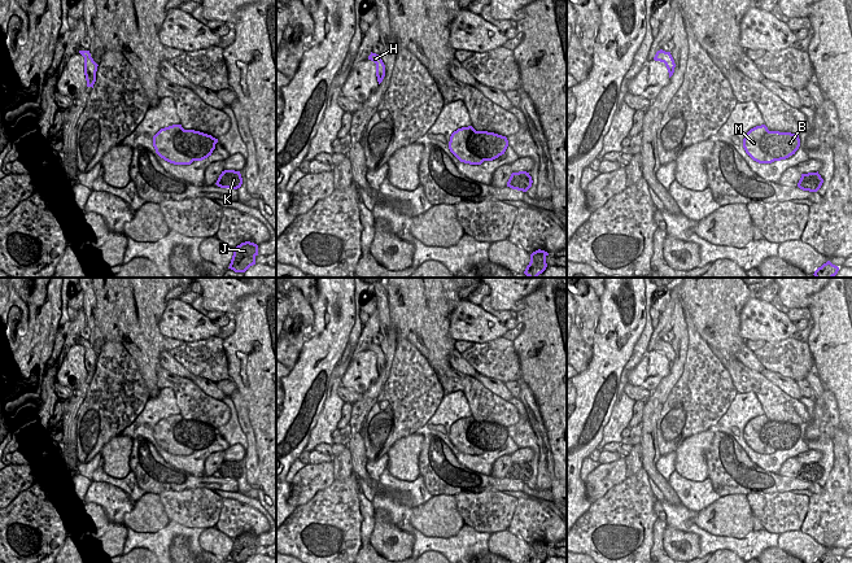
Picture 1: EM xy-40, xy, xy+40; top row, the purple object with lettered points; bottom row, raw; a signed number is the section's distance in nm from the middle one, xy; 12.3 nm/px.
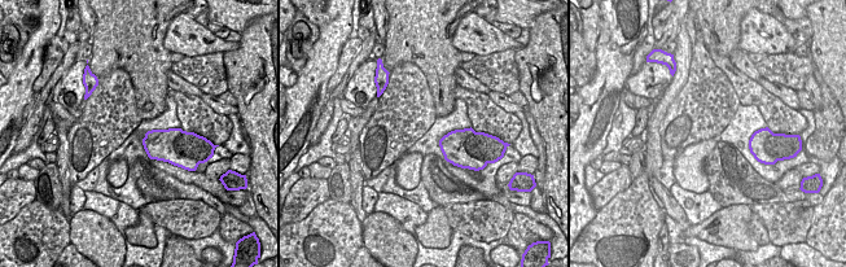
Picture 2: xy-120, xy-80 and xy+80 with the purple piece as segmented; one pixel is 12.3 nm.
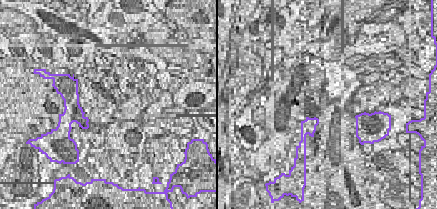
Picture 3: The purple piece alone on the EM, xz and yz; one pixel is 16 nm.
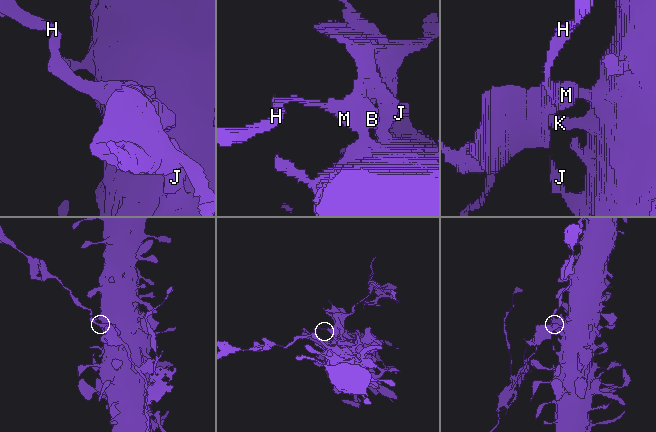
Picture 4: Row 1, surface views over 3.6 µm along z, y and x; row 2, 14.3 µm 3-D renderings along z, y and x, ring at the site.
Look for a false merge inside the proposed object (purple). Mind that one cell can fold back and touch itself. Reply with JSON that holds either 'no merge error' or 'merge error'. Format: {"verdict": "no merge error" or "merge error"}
{"verdict": "merge error"}

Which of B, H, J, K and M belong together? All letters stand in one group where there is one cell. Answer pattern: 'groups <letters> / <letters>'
groups B J / H K M

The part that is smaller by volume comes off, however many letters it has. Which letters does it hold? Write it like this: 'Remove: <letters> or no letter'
Remove: H, K, M

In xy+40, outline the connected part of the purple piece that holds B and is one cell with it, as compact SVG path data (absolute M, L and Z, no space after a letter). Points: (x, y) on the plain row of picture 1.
M769 422L760 432L760 441L775 451L786 450L800 437L799 425L791 423Z

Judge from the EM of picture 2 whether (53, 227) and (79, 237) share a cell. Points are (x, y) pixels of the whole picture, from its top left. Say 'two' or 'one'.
two

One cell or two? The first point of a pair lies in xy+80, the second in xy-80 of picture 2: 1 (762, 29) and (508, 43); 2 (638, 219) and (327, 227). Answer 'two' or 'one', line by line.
1: one
2: one

